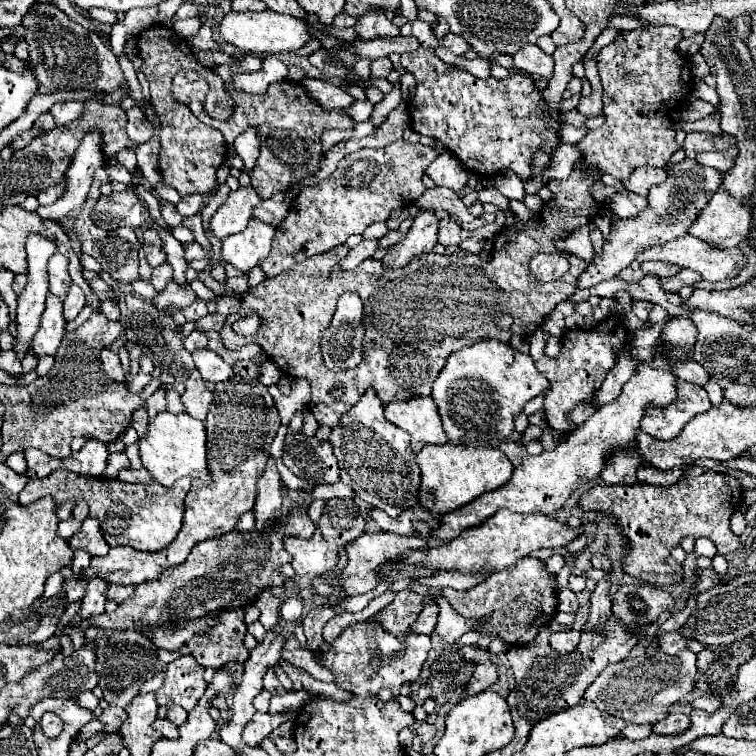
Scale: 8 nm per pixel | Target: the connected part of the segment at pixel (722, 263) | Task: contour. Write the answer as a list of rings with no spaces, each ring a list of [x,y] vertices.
[[[690,234],[682,236],[682,238],[676,238],[664,246],[652,246],[644,252],[640,252],[640,256],[636,258],[638,262],[644,262],[644,260],[664,260],[664,262],[672,262],[672,264],[678,264],[682,268],[690,268],[690,270],[696,270],[702,274],[704,280],[710,280],[710,282],[720,282],[720,280],[726,280],[726,278],[734,278],[740,274],[740,270],[746,266],[746,258],[742,254],[740,248],[714,248],[710,244],[706,244],[704,240],[698,240]]]

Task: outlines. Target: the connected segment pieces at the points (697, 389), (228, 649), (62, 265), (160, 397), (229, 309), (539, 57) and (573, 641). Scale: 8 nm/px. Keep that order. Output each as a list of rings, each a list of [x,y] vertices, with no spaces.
[[[678,380],[678,396],[666,408],[646,408],[640,429],[656,440],[672,440],[696,416],[710,408],[708,394],[702,386]]]
[[[230,610],[218,616],[218,624],[200,636],[194,636],[188,642],[188,648],[194,660],[204,668],[222,668],[230,662],[246,662],[250,652],[242,644],[246,636],[244,610]]]
[[[52,254],[48,262],[48,276],[50,276],[50,292],[60,300],[66,298],[70,288],[70,274],[68,274],[68,258],[62,254]]]
[[[160,386],[148,400],[146,400],[146,410],[148,410],[148,416],[154,418],[160,410],[166,410],[166,388]]]
[[[222,296],[222,298],[216,302],[216,312],[222,314],[222,316],[236,314],[236,312],[240,312],[240,308],[242,308],[242,304],[240,304],[238,298],[226,298],[226,296]]]
[[[536,44],[520,48],[514,54],[514,66],[518,70],[536,72],[542,78],[552,78],[552,74],[554,74],[554,58],[548,56],[548,54],[544,54]]]
[[[576,630],[556,632],[550,636],[550,644],[558,652],[572,652],[578,646],[578,640],[580,640],[580,632],[576,632]]]

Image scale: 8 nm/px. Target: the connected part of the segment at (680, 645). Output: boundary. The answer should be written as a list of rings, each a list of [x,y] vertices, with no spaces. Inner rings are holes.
[[[668,632],[668,634],[662,634],[658,638],[658,650],[664,652],[664,654],[678,654],[680,650],[686,648],[686,640],[680,636],[680,632]]]

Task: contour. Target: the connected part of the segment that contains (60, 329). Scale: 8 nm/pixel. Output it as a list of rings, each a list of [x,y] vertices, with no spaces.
[[[52,294],[48,296],[46,302],[48,304],[42,314],[40,328],[32,342],[32,350],[36,356],[54,356],[60,346],[60,340],[64,336],[64,326],[66,326],[66,320],[62,316],[62,302],[56,300]]]

